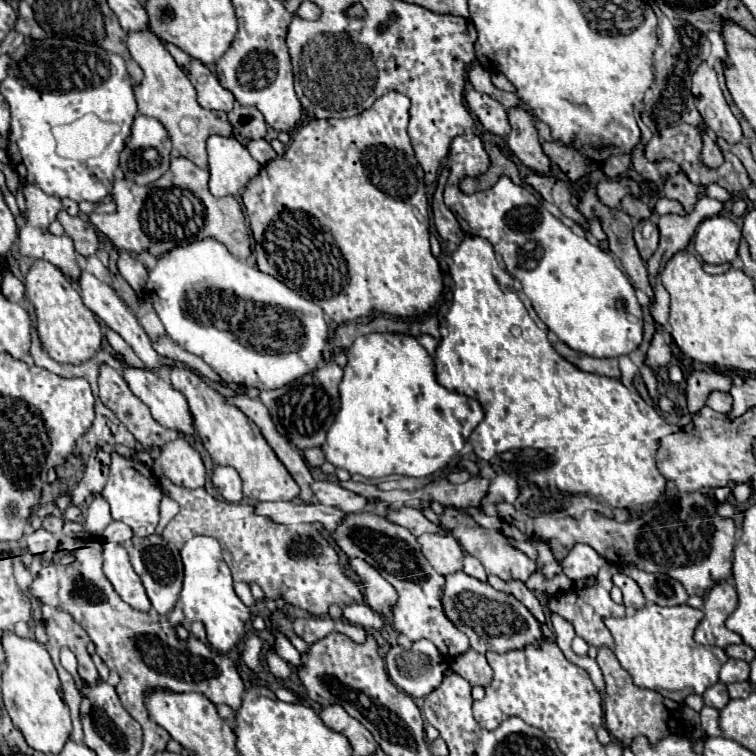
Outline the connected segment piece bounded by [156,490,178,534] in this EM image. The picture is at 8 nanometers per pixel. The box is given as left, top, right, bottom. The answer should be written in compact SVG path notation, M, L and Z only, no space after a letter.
M164 490L164 498L162 498L162 502L160 502L160 528L156 530L158 534L164 530L164 526L168 524L168 520L174 516L178 512L178 502L174 500L174 498L170 498L170 494Z

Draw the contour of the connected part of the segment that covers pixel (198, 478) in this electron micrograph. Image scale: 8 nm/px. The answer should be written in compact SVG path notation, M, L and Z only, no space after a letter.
M178 436L162 448L160 456L154 460L152 470L156 476L166 476L176 486L190 490L204 486L206 480L202 458L184 436Z

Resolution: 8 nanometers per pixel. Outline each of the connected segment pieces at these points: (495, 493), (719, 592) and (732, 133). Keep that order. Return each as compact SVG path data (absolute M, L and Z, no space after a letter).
M500 474L498 478L494 478L490 482L490 492L482 504L482 510L488 514L488 512L494 512L494 504L496 502L514 502L520 494L520 486L518 482L510 476L510 474Z
M730 582L716 584L704 600L704 618L696 626L694 640L698 644L712 644L726 648L730 644L740 644L742 638L724 626L726 618L736 610L738 594Z
M704 62L692 74L692 94L696 98L696 108L702 114L705 124L717 137L734 144L740 142L742 130L738 118L732 114L716 72Z

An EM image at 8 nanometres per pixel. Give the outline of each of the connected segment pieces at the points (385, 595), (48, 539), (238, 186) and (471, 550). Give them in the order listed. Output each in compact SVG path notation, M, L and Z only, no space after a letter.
M350 558L350 570L360 578L364 586L366 604L382 616L390 614L392 604L396 602L396 590L392 588L392 584L388 584L366 560L360 558Z
M44 528L34 530L32 534L28 534L26 540L28 540L28 550L30 550L30 554L56 552L58 546L60 546L60 540L58 540L52 532L48 532L48 530L44 530Z
M210 136L208 156L212 196L236 196L262 168L234 136Z
M444 506L444 514L440 516L440 524L444 528L452 530L452 534L458 538L460 546L464 548L464 552L478 558L488 574L494 574L502 580L522 580L522 582L526 582L530 578L530 574L534 574L536 564L526 554L522 554L520 550L510 546L500 530L482 528L478 522L474 522L474 518L470 514L466 514L454 506Z

